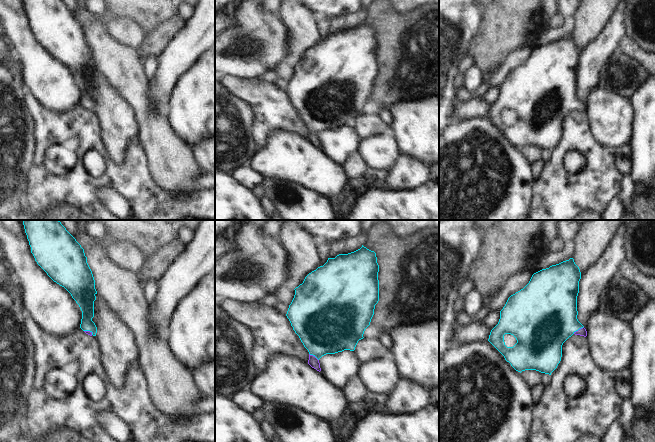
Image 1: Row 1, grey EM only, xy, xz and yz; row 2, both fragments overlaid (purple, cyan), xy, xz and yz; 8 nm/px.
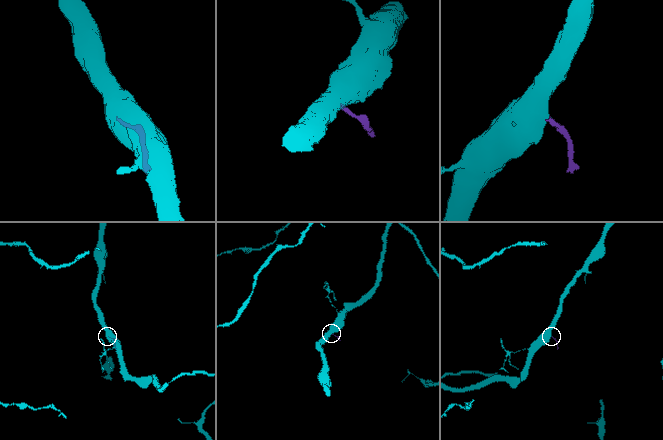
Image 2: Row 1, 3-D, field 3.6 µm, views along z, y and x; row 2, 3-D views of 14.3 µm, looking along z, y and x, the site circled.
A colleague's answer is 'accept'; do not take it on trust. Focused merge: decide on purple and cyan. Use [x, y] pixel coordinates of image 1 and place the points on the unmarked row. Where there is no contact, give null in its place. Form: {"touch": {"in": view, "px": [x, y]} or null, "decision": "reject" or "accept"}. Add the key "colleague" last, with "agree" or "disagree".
{"touch": {"in": "yz", "px": [579, 105]}, "decision": "accept", "colleague": "agree"}

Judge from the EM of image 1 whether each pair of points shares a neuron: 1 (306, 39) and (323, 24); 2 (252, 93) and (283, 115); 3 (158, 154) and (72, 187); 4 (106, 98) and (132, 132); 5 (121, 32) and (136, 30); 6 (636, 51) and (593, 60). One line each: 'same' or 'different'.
1: different
2: same
3: different
4: same
5: same
6: different

